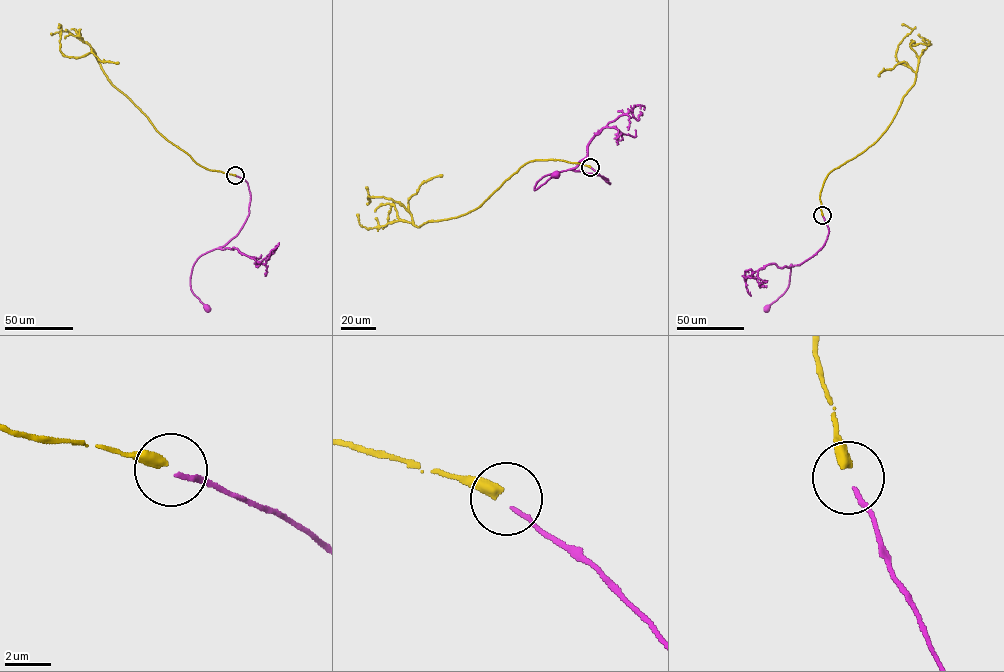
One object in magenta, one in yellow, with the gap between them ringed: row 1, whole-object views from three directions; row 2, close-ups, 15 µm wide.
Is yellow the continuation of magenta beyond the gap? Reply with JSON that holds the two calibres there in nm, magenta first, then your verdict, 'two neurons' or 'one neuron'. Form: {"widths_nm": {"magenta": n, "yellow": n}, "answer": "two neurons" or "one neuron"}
{"widths_nm": {"magenta": 190, "yellow": 440}, "answer": "one neuron"}

